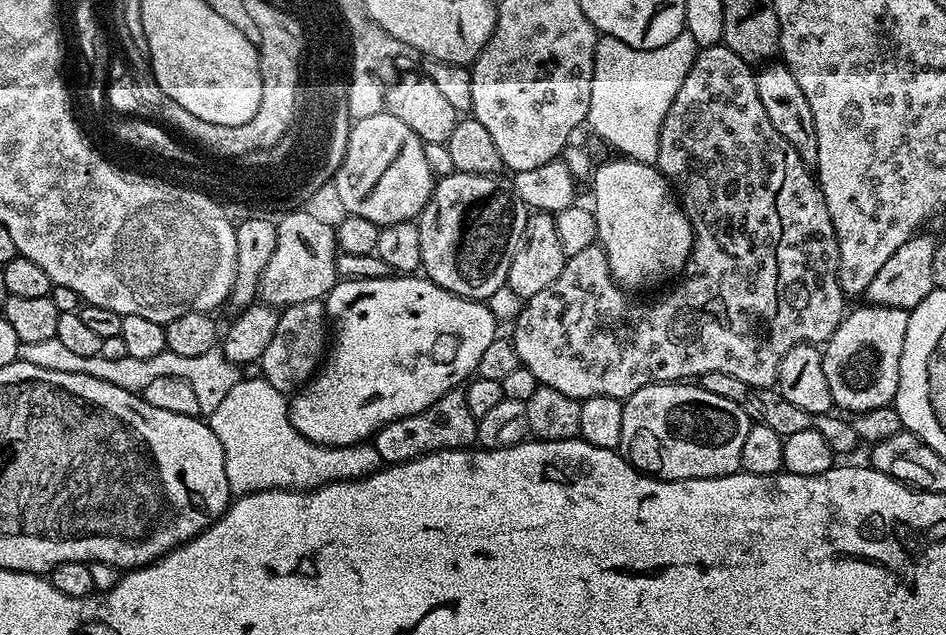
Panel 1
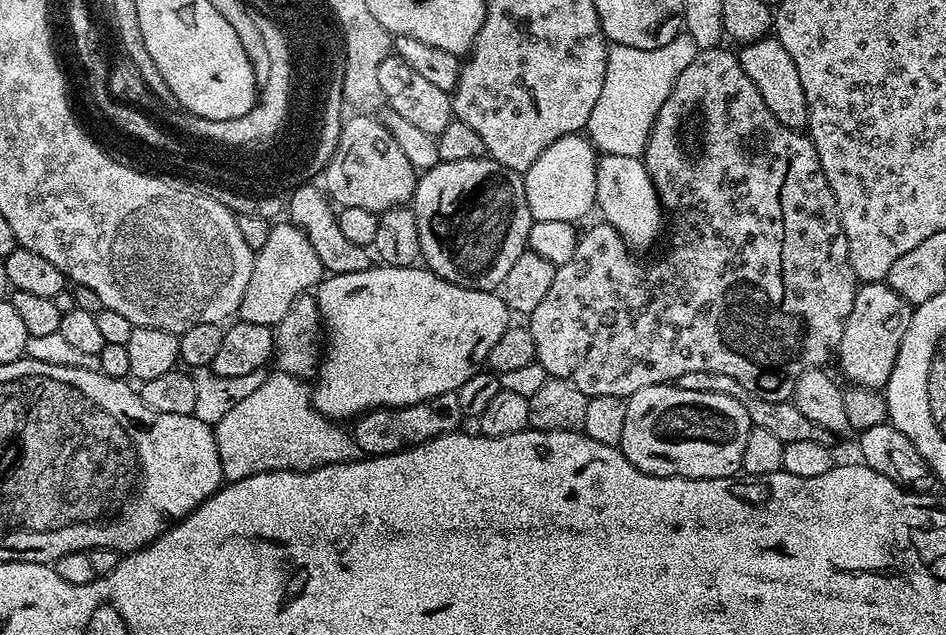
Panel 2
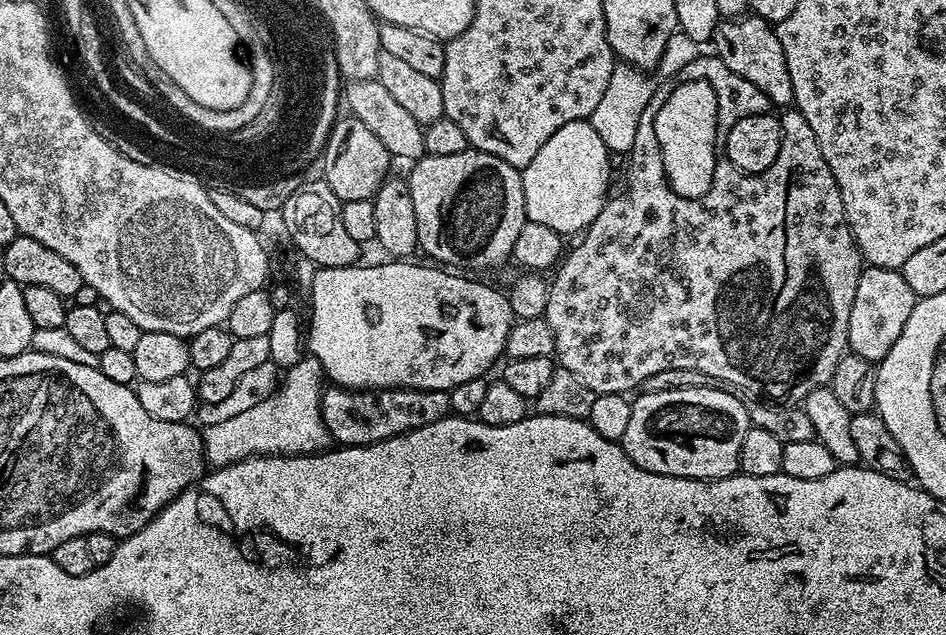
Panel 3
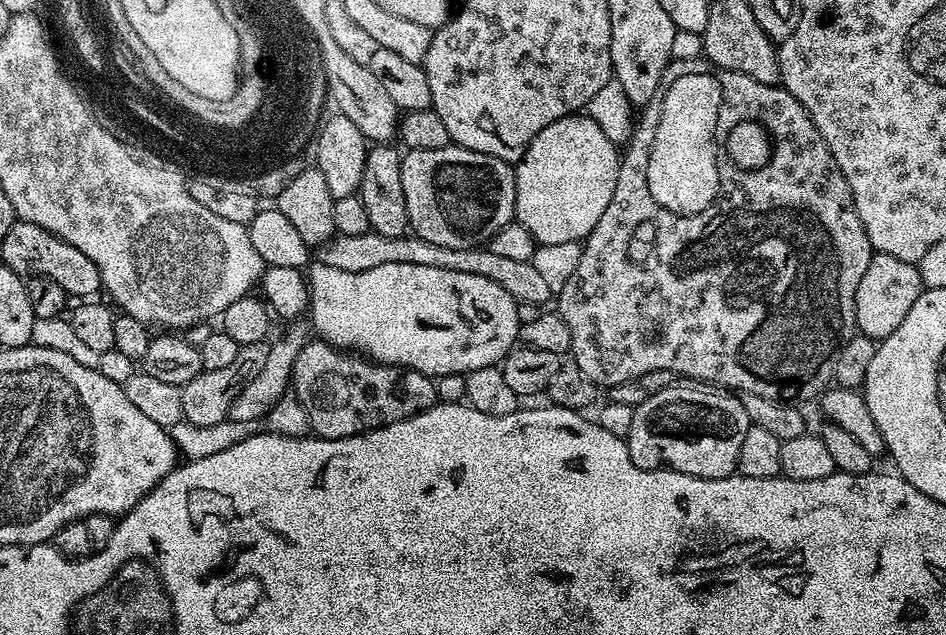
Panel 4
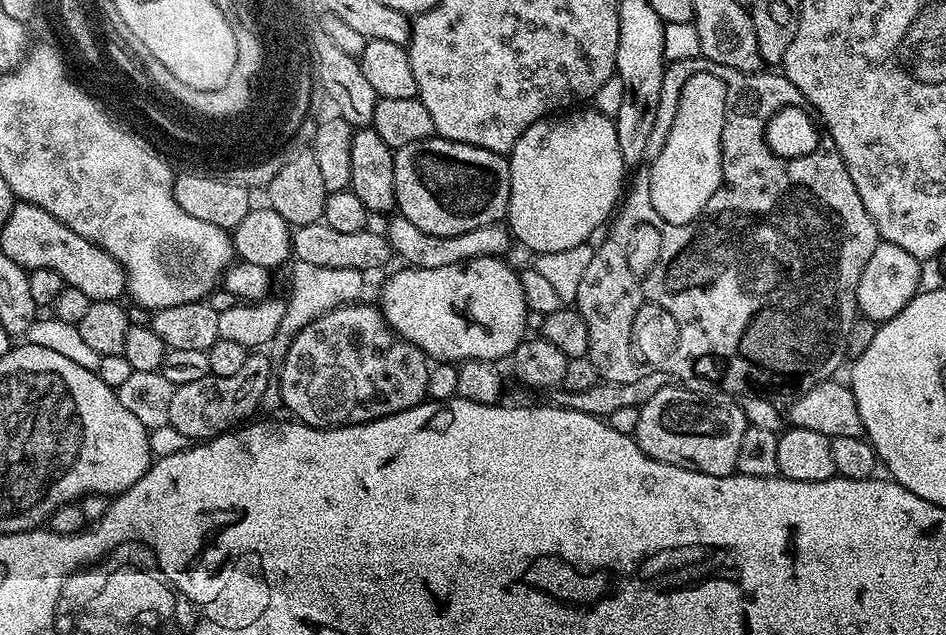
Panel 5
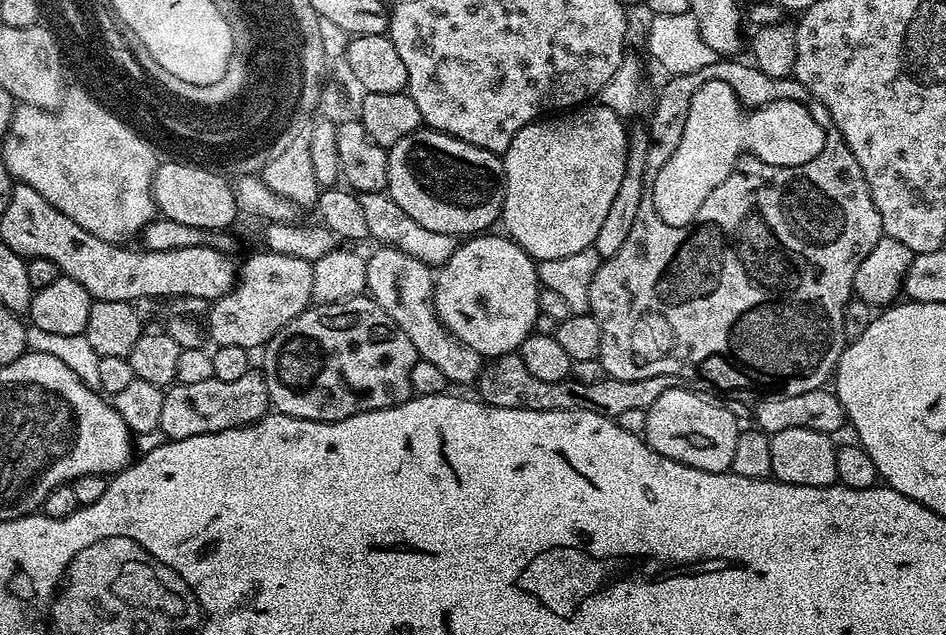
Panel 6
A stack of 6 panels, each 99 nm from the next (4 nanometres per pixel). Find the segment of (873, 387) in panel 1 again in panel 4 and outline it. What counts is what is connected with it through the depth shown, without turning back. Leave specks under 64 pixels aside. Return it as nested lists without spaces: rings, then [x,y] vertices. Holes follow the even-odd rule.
[[[876,252],[870,266],[866,266],[866,274],[862,274],[862,282],[858,282],[858,294],[854,298],[857,333],[877,342],[894,334],[894,330],[902,326],[902,318],[910,314],[910,306],[918,302],[923,288],[917,265],[902,262],[902,258],[890,258],[890,254]]]

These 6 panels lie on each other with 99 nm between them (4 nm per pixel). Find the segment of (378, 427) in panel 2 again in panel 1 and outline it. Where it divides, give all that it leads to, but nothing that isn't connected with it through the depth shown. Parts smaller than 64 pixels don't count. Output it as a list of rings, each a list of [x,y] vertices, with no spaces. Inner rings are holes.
[[[453,390],[442,394],[434,406],[426,406],[426,410],[418,410],[418,414],[398,418],[379,428],[374,443],[385,465],[405,464],[431,452],[471,449],[477,443],[476,421],[474,414],[470,414],[470,405],[466,402],[464,391]]]

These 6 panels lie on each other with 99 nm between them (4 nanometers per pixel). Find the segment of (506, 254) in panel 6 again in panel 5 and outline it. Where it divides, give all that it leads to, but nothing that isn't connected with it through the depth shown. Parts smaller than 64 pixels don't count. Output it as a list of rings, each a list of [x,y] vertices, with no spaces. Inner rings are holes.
[[[490,256],[474,257],[464,263],[441,266],[437,269],[422,269],[404,266],[401,272],[396,272],[384,284],[380,292],[378,307],[383,312],[386,322],[393,328],[401,340],[408,340],[415,348],[420,348],[424,355],[436,362],[463,362],[466,360],[490,360],[500,362],[500,359],[511,357],[513,350],[526,339],[526,315],[529,313],[528,306],[524,301],[522,286],[520,285],[520,273],[516,268],[512,269],[507,264],[507,259]]]

